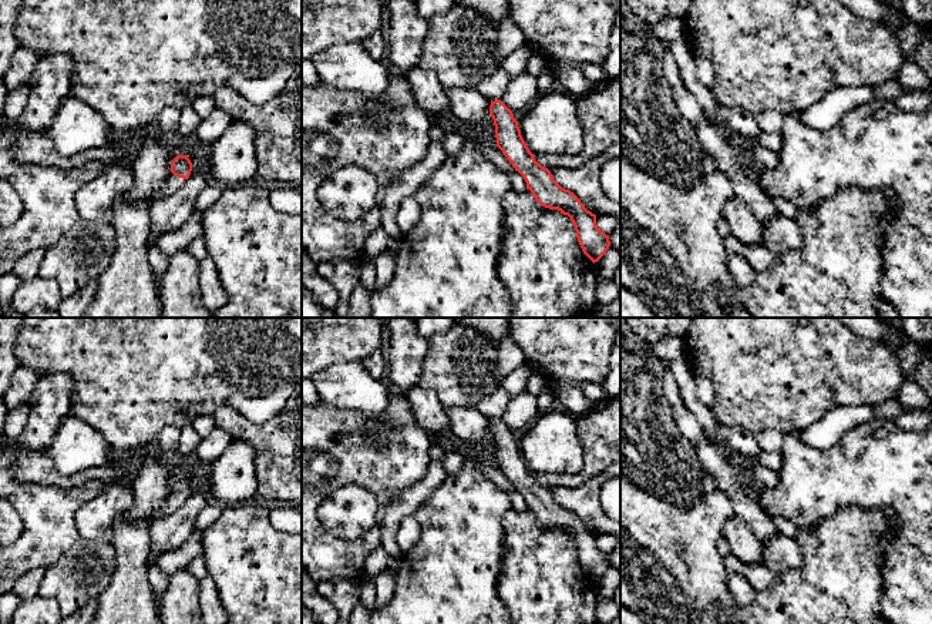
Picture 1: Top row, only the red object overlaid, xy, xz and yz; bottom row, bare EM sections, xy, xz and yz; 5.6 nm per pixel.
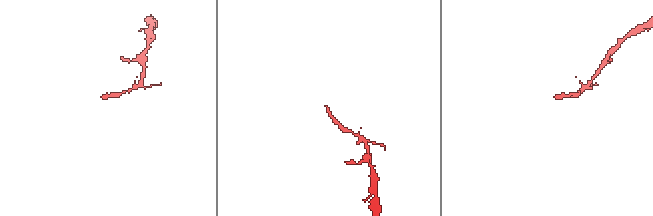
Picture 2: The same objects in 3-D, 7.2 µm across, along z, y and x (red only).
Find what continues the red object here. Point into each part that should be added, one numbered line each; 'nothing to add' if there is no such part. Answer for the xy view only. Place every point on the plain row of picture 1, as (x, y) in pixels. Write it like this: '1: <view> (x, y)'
1: xy (172, 503)

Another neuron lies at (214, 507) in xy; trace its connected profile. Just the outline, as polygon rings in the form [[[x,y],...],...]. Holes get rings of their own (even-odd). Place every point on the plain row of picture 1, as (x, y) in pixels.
[[[209,497],[208,504],[196,517],[196,529],[202,533],[212,526],[216,517],[223,511],[223,504],[216,499]]]

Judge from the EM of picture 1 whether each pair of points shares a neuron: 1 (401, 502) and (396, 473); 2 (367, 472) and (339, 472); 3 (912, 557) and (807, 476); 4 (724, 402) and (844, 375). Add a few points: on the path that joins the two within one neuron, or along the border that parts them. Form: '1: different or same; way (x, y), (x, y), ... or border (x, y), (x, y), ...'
1: different; border (426, 469), (419, 480), (397, 492), (383, 505)
2: same; way (360, 472), (346, 472)
3: same; way (908, 522), (908, 517), (868, 477), (843, 477)
4: same; way (754, 389), (769, 375), (814, 375)

